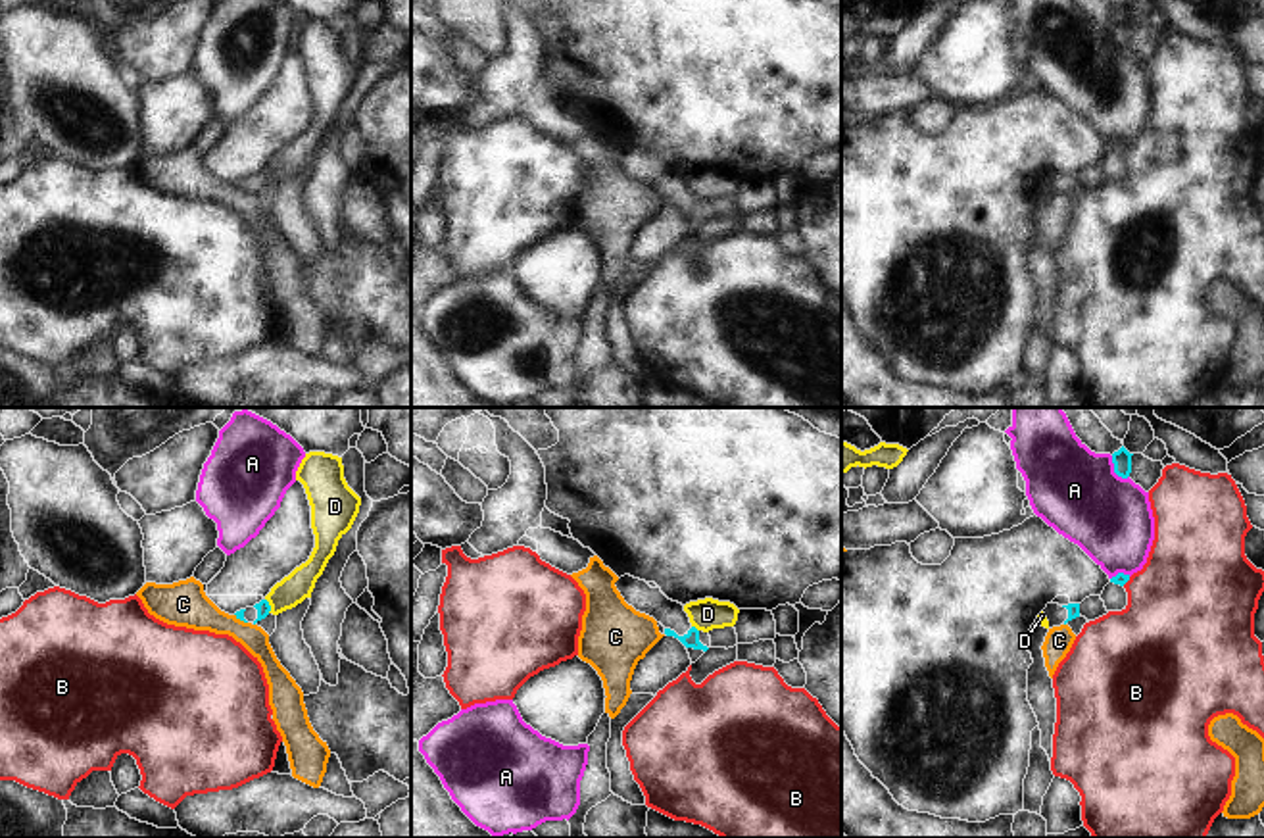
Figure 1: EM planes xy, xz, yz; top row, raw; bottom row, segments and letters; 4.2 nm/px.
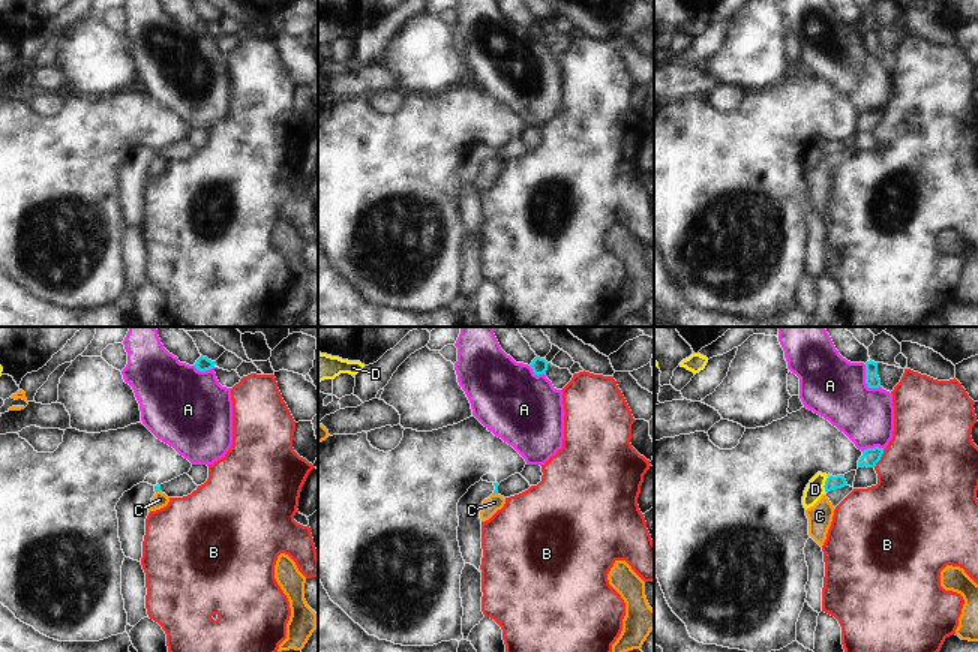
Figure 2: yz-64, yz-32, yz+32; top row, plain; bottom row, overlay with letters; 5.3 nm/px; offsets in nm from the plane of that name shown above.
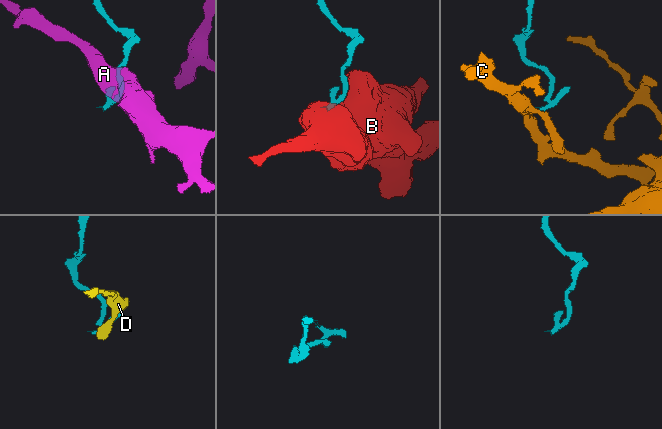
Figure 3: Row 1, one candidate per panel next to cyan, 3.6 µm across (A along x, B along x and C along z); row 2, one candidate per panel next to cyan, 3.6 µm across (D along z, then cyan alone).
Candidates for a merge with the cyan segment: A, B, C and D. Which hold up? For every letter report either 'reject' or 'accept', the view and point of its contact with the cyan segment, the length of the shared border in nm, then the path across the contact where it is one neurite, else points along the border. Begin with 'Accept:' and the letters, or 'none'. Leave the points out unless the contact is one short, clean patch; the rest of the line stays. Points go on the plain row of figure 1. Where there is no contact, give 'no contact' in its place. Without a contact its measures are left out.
Accept: none
A: reject; contact yz (1115, 39); length 120 nm
B: reject; contact yz (1126, 150); length 50 nm; border yz (1130, 147), (1122, 154)
C: reject; contact xy (241, 189); length 70 nm; border xy (235, 183), (246, 193)
D: reject; contact xy (269, 175); length 70 nm

